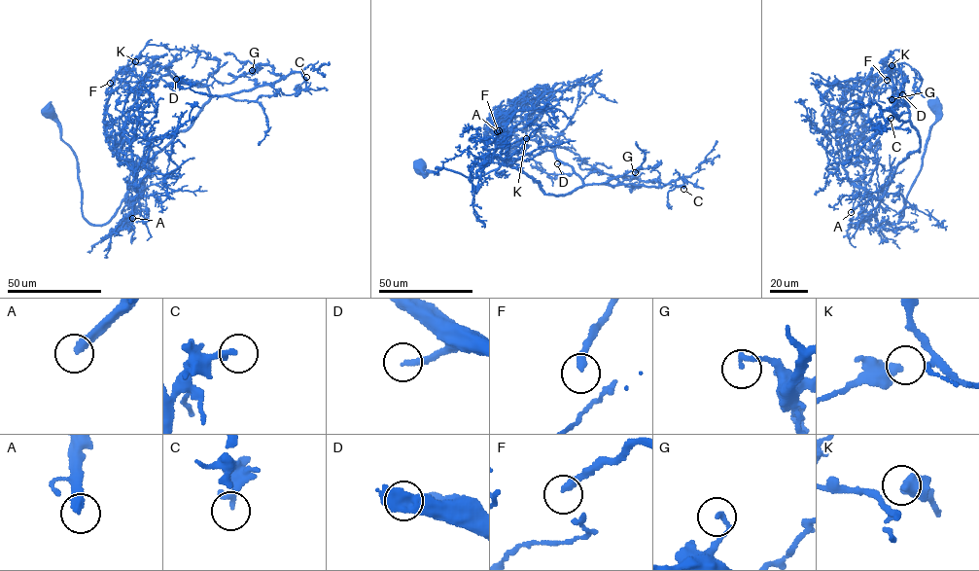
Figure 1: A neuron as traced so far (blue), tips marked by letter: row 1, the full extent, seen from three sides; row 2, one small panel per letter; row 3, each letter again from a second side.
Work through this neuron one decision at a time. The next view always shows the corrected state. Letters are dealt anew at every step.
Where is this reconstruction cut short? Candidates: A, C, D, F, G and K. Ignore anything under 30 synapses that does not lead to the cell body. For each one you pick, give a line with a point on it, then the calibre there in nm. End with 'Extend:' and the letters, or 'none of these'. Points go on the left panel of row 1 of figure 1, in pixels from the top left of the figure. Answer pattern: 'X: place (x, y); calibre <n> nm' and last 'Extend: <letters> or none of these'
A: place (132, 218); calibre 360 nm
D: place (176, 79); calibre 240 nm
Extend: A, D

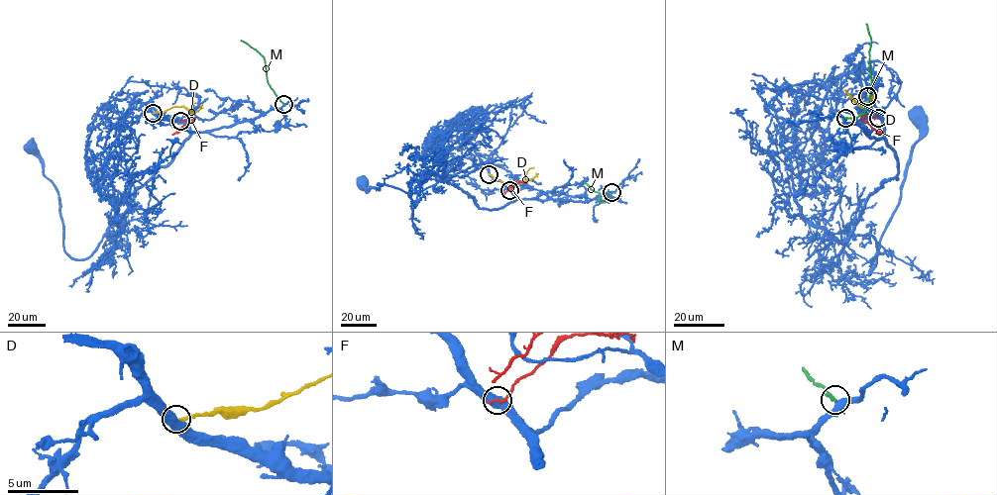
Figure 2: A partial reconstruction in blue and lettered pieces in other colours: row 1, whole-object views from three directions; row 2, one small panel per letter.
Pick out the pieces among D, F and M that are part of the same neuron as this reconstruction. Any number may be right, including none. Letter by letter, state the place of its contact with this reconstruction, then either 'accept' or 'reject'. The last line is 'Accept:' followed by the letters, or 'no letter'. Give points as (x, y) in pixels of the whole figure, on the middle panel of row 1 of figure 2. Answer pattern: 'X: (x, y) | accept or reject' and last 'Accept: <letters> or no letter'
D: (489, 174) | reject
F: (509, 190) | reject
M: (611, 192) | reject
Accept: no letter

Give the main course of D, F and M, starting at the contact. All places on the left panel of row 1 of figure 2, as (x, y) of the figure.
D: (153, 113), (184, 106), (191, 112), (191, 106), (195, 103)
F: (180, 122), (192, 121), (172, 135)
M: (283, 103), (269, 83), (265, 58), (240, 41)

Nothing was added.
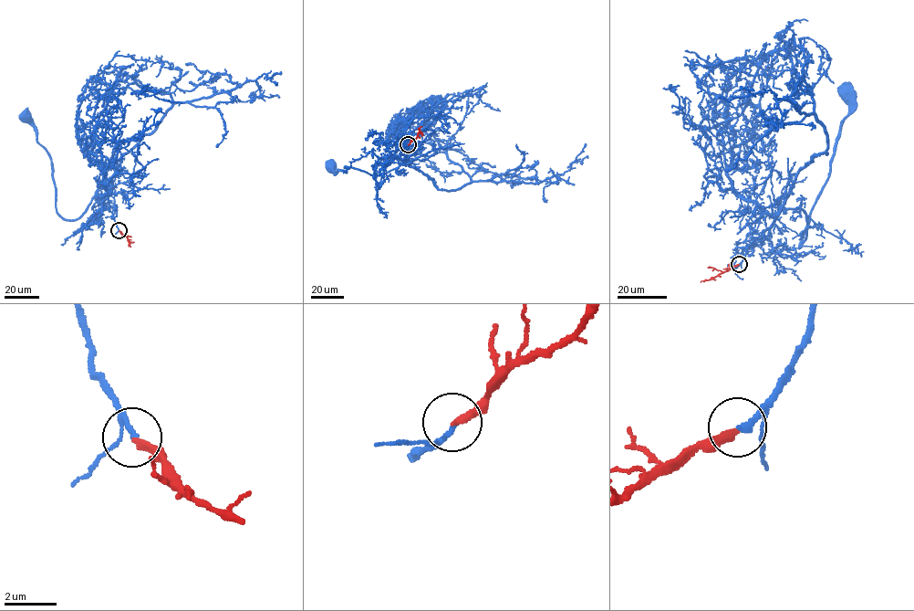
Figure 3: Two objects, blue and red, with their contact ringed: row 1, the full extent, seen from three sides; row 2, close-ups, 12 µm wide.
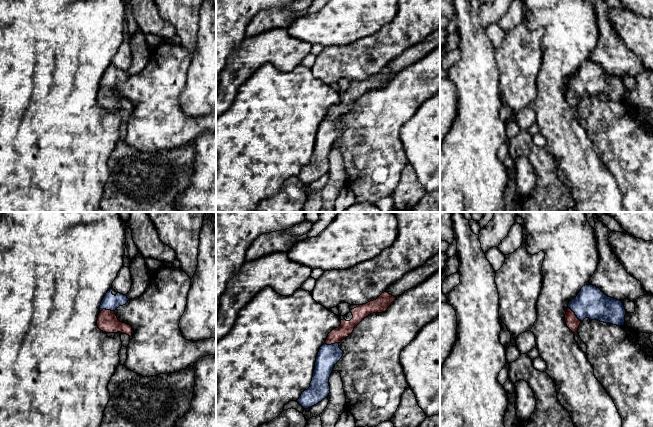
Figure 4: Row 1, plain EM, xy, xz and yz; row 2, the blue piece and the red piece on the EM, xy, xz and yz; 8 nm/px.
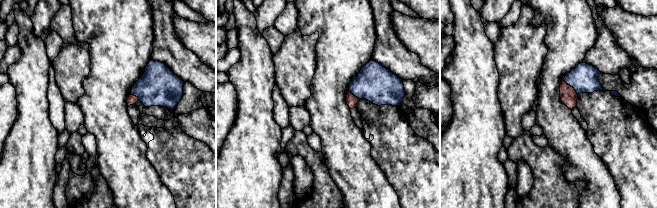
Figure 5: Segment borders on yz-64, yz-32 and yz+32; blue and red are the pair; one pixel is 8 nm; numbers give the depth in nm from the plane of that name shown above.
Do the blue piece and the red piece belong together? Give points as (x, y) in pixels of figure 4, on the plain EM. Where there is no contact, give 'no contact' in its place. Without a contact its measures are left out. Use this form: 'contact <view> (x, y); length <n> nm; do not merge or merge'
contact xy (107, 85); length 120 nm; merge

